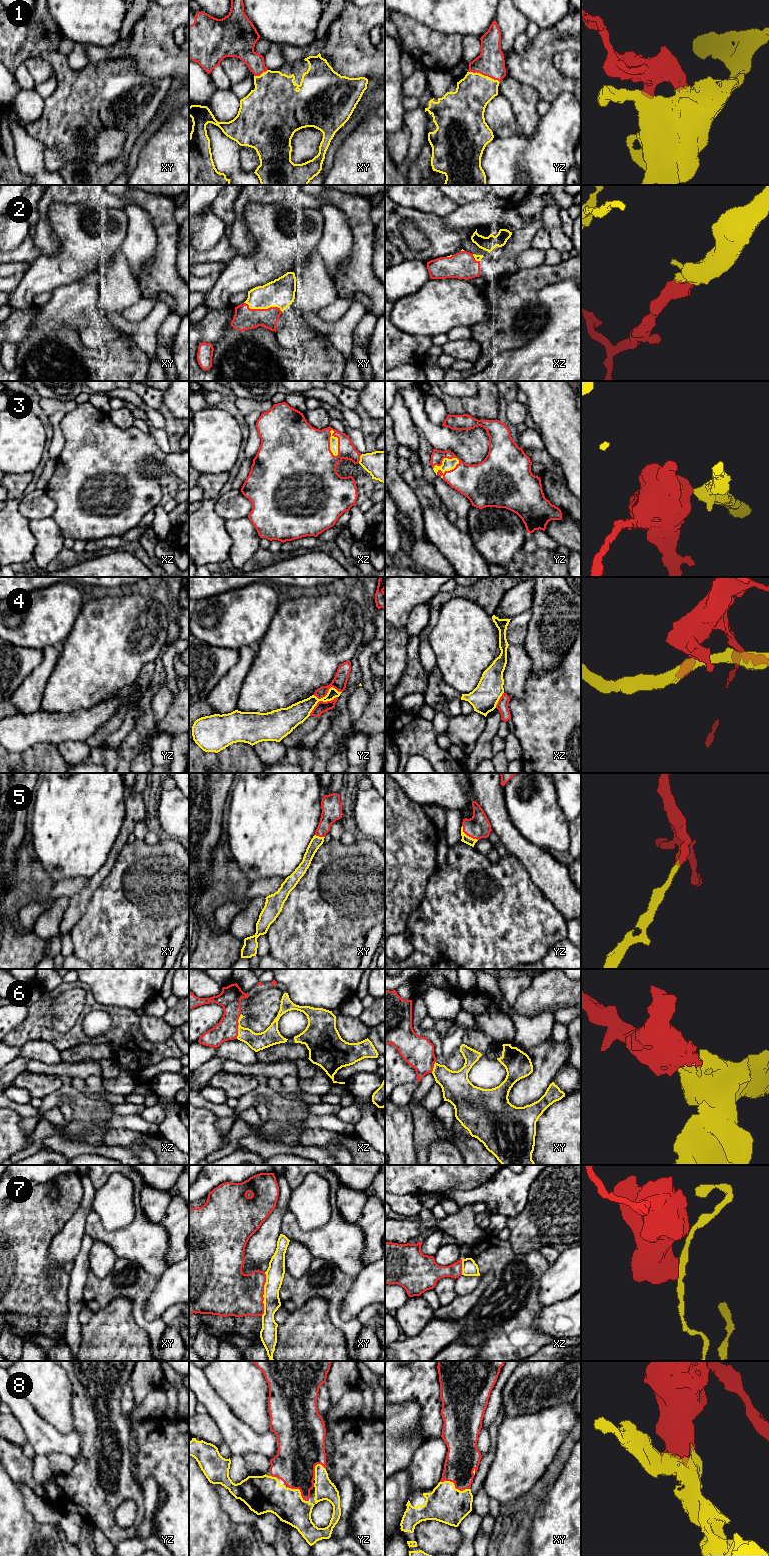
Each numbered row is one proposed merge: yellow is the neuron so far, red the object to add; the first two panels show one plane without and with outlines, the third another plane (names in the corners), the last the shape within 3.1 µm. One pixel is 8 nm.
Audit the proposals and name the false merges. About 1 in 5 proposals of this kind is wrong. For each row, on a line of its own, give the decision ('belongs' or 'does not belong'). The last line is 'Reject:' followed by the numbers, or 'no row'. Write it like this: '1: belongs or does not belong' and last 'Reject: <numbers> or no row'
1: belongs
2: belongs
3: belongs
4: does not belong
5: belongs
6: belongs
7: does not belong
8: belongs
Reject: 4, 7

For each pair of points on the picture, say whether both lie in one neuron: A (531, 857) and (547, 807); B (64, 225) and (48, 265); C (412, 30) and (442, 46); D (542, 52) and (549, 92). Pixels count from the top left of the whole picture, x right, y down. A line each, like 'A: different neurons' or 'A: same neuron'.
A: different neurons
B: same neuron
C: same neuron
D: same neuron

